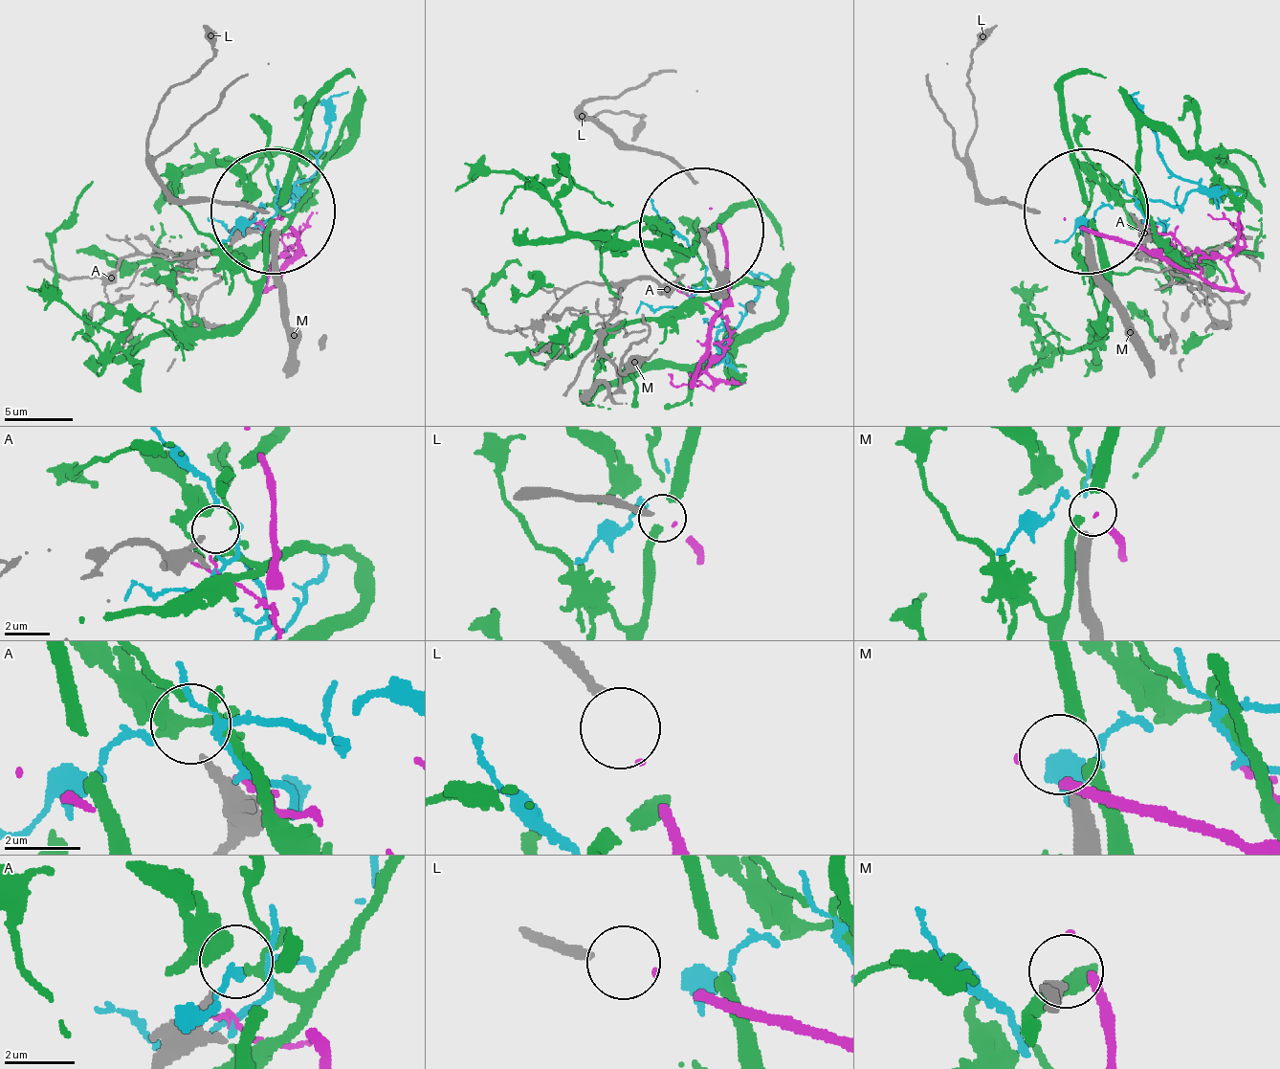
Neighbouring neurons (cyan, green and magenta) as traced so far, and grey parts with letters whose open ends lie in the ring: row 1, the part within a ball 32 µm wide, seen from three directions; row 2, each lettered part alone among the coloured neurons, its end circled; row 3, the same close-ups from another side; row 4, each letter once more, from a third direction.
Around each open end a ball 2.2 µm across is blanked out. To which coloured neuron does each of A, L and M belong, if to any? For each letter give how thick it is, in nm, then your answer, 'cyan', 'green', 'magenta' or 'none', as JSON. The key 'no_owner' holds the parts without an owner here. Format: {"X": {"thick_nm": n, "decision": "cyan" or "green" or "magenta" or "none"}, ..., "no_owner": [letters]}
{"A": {"thick_nm": 240, "decision": "none"}, "L": {"thick_nm": 280, "decision": "magenta"}, "M": {"thick_nm": 440, "decision": "none"}, "no_owner": ["A", "M"]}

